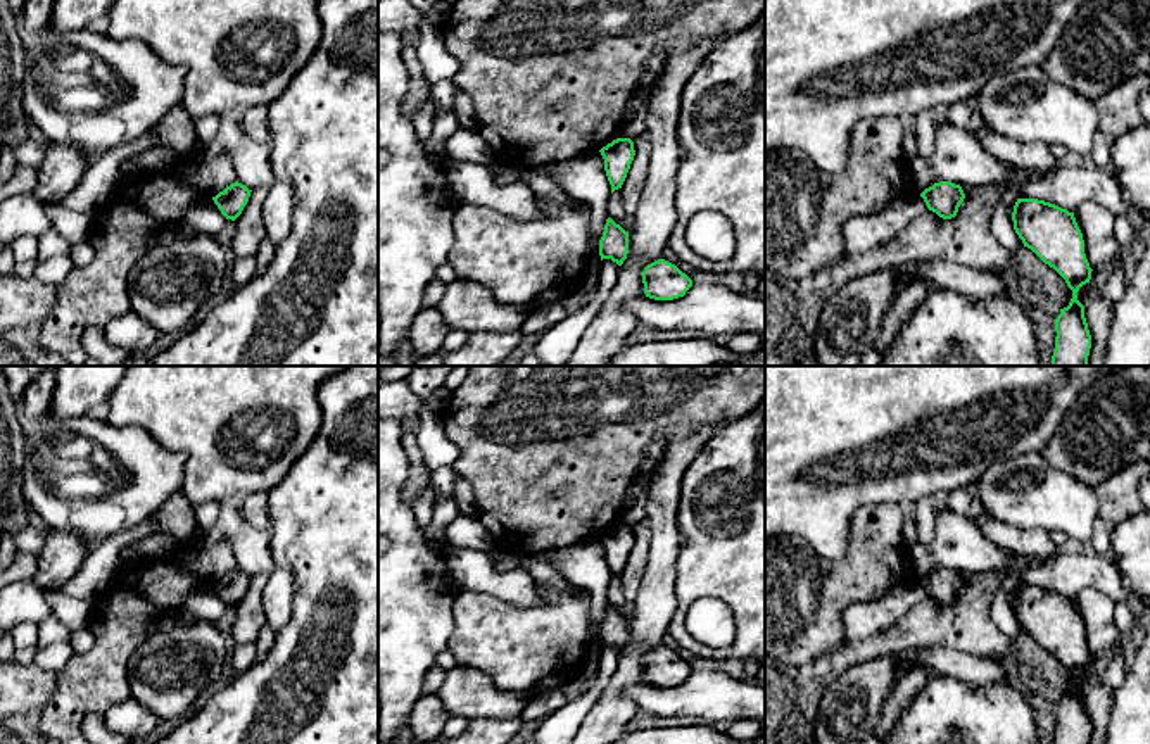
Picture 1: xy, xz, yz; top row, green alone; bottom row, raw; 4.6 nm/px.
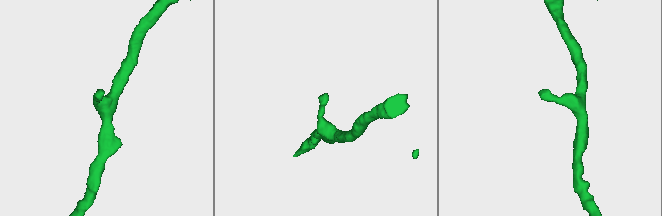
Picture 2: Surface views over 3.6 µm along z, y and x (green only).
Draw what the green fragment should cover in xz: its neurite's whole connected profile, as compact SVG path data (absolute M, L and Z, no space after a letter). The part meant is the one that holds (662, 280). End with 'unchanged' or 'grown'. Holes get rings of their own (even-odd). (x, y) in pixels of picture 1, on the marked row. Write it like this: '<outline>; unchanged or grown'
M658 259L642 271L644 293L654 300L673 300L684 297L692 280L675 264Z; unchanged

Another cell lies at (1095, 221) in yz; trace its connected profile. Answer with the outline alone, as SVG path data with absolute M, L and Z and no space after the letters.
M1090 200L1076 209L1074 218L1083 233L1090 268L1096 269L1107 264L1119 264L1124 250L1114 235L1114 212Z

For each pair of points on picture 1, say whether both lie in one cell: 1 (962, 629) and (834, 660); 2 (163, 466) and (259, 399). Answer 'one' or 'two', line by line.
1: one
2: two

